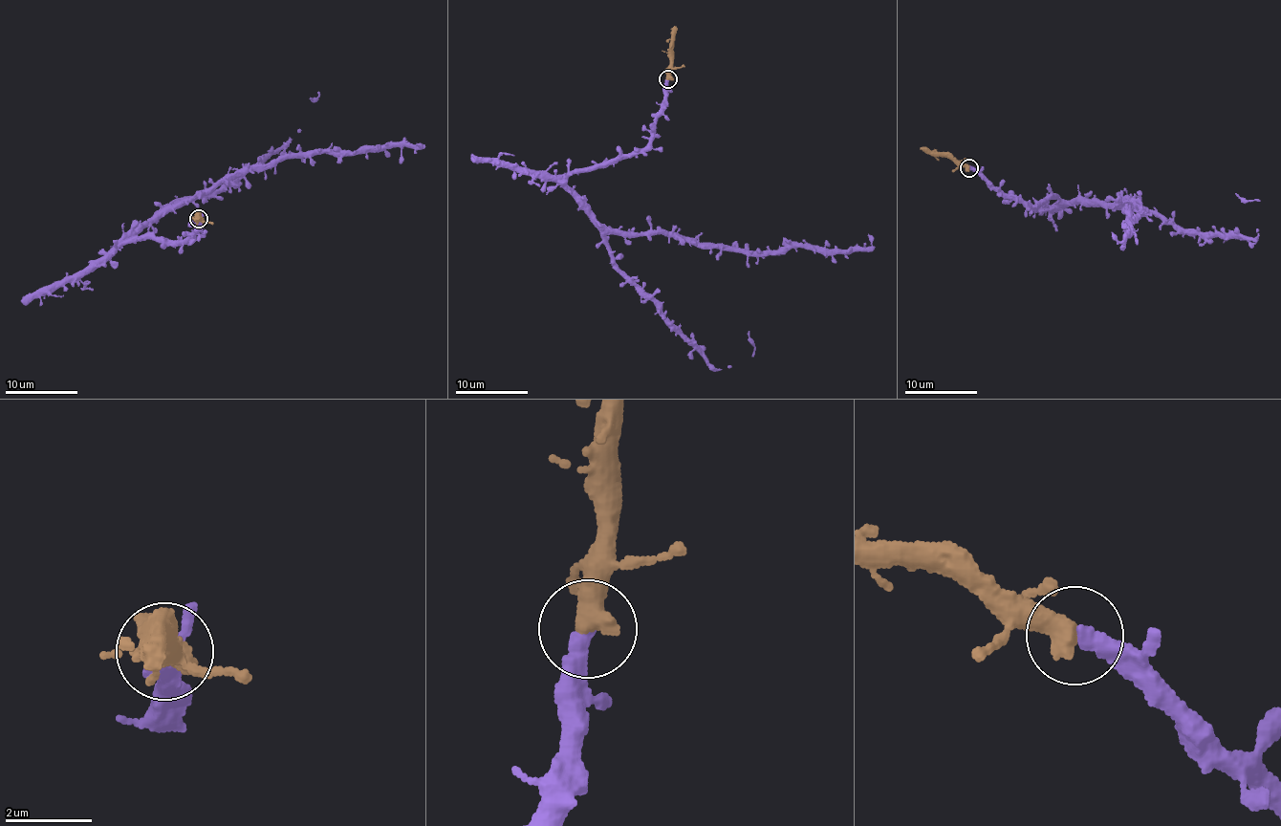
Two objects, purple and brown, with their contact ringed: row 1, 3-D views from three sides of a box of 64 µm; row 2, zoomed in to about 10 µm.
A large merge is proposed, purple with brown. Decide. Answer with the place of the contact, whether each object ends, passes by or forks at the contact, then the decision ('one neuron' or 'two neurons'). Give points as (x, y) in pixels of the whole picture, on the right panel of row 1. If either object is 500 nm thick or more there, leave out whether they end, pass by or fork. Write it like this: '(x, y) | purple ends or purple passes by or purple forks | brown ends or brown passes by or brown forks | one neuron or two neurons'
(969, 167) | one neuron

